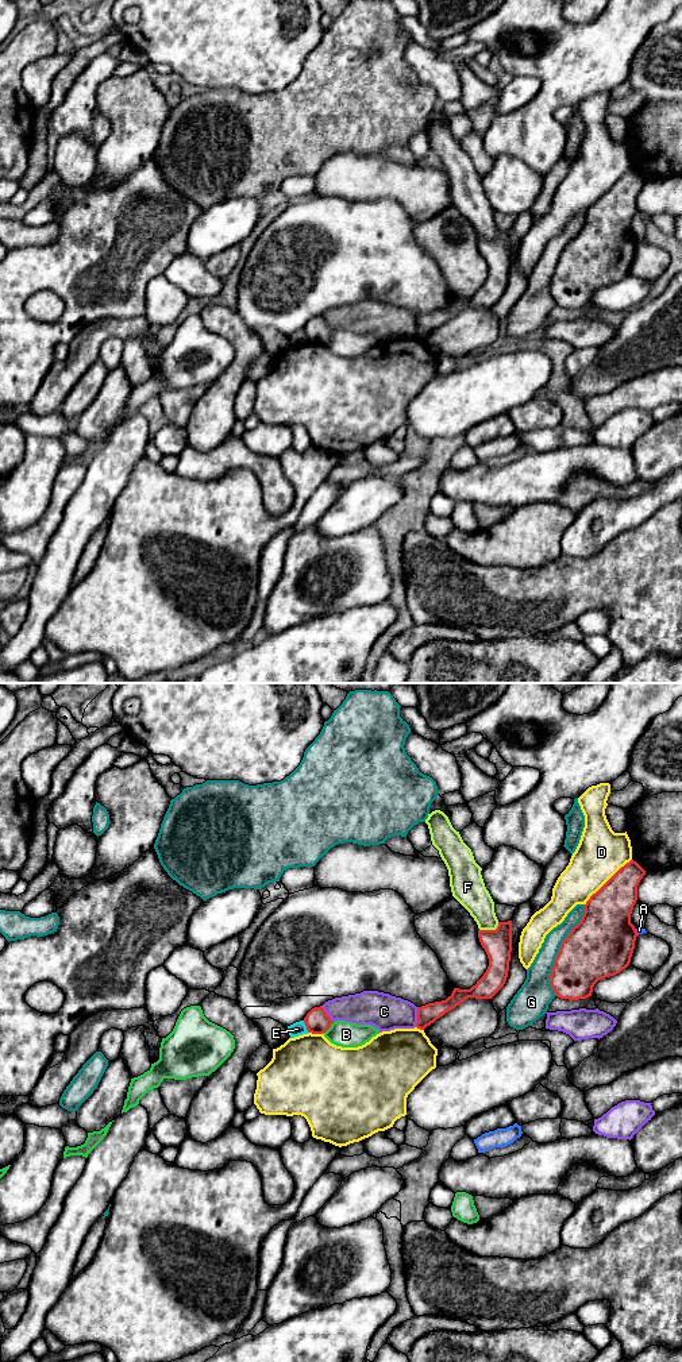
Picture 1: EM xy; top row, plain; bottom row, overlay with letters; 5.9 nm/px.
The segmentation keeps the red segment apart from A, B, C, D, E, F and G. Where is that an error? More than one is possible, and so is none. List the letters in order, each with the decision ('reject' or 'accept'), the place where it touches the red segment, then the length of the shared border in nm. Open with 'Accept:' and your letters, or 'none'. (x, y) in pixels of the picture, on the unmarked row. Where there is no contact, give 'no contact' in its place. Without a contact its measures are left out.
Accept: none
A: reject; meets red in xy at (636, 240); contact 40 nm long
B: reject; meets red in xy at (327, 338); contact 100 nm long
C: reject; meets red in xy at (417, 325); contact 120 nm long
D: reject; meets red in xy at (608, 189); contact 400 nm long
E: reject; meets red in xy at (305, 334); contact 80 nm long
F: reject; meets red in xy at (490, 239); contact 130 nm long
G: reject; meets red in xy at (559, 259); contact 550 nm long

